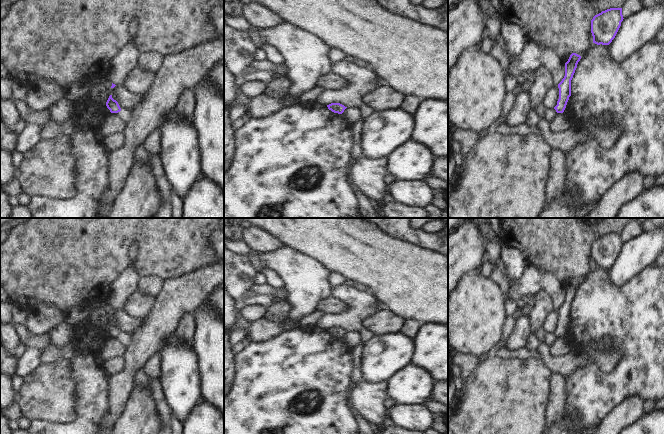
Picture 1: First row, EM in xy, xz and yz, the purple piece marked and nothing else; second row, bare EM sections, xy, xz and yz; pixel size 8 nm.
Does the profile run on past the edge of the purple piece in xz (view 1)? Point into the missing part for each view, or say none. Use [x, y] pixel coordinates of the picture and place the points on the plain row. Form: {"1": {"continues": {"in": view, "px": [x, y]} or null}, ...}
{"1": {"continues": null}}

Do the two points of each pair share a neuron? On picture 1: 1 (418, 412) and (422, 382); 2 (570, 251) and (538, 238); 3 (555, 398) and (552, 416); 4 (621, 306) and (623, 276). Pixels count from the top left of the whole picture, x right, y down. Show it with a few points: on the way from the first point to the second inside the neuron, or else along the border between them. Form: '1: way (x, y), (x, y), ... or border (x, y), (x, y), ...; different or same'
1: border (396, 403), (422, 405); different
2: way (562, 251), (551, 251), (546, 246); same
3: way (555, 402), (554, 412); same
4: border (640, 270), (618, 286), (615, 286), (608, 279); different

